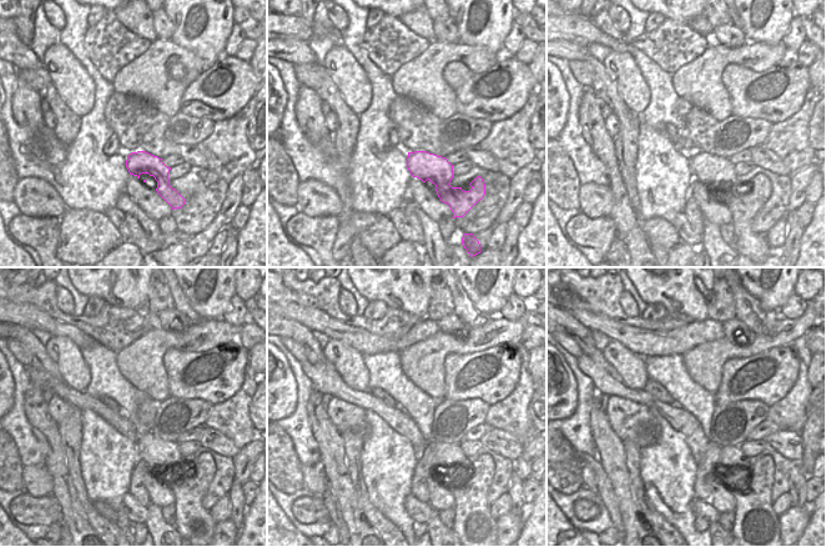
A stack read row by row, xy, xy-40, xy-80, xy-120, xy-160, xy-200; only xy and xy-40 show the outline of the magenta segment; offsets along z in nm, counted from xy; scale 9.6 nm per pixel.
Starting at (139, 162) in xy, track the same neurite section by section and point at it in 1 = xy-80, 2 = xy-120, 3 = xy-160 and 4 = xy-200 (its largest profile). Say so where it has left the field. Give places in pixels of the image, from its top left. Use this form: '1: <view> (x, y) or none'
1: xy-80 (719, 172)
2: xy-120 (192, 521)
3: xy-160 (469, 483)
4: xy-200 (755, 521)

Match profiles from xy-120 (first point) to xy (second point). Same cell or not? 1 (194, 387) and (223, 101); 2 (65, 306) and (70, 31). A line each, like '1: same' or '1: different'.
1: same
2: different

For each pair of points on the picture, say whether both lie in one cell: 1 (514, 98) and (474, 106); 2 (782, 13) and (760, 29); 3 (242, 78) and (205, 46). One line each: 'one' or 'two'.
1: one
2: one
3: two

